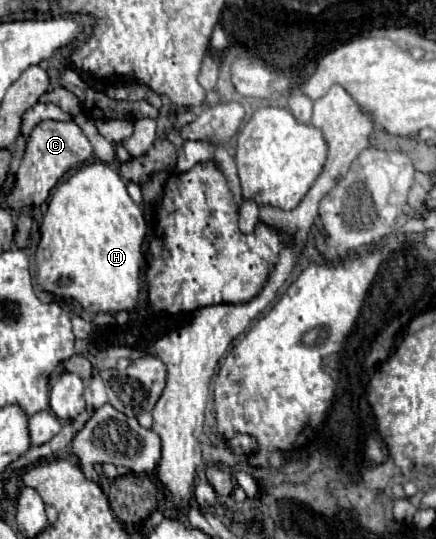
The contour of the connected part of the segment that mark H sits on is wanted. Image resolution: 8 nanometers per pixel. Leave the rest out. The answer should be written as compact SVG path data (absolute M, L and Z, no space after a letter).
M104 162L86 164L52 194L40 224L36 280L46 292L74 298L90 314L132 310L140 290L144 234L144 214L132 202L120 174Z

